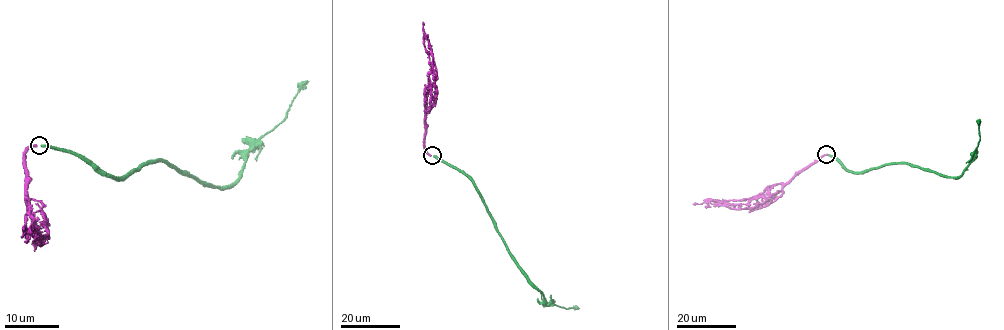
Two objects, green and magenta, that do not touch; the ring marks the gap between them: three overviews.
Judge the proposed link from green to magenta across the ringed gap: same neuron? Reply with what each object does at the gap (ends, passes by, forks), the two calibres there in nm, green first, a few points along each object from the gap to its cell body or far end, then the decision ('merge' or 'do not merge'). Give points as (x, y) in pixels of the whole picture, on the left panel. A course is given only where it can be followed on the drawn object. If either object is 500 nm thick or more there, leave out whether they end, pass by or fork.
green ends there; magenta ends there; 480 nm thick on the green side, 440 nm on the other; green runs (41, 144), (91, 160), (113, 177), (165, 162), (207, 185), (227, 186), (307, 80); magenta runs (37, 146), (32, 146), (25, 152), (25, 194), (36, 228), (24, 228), (22, 236); do not merge

